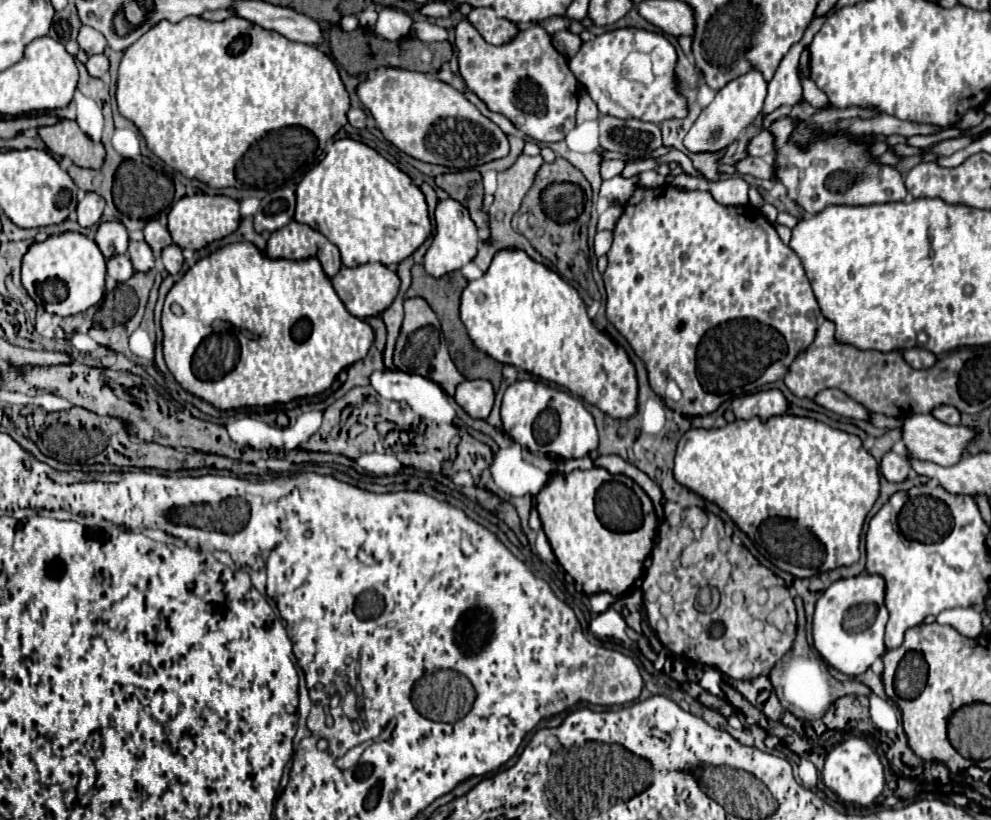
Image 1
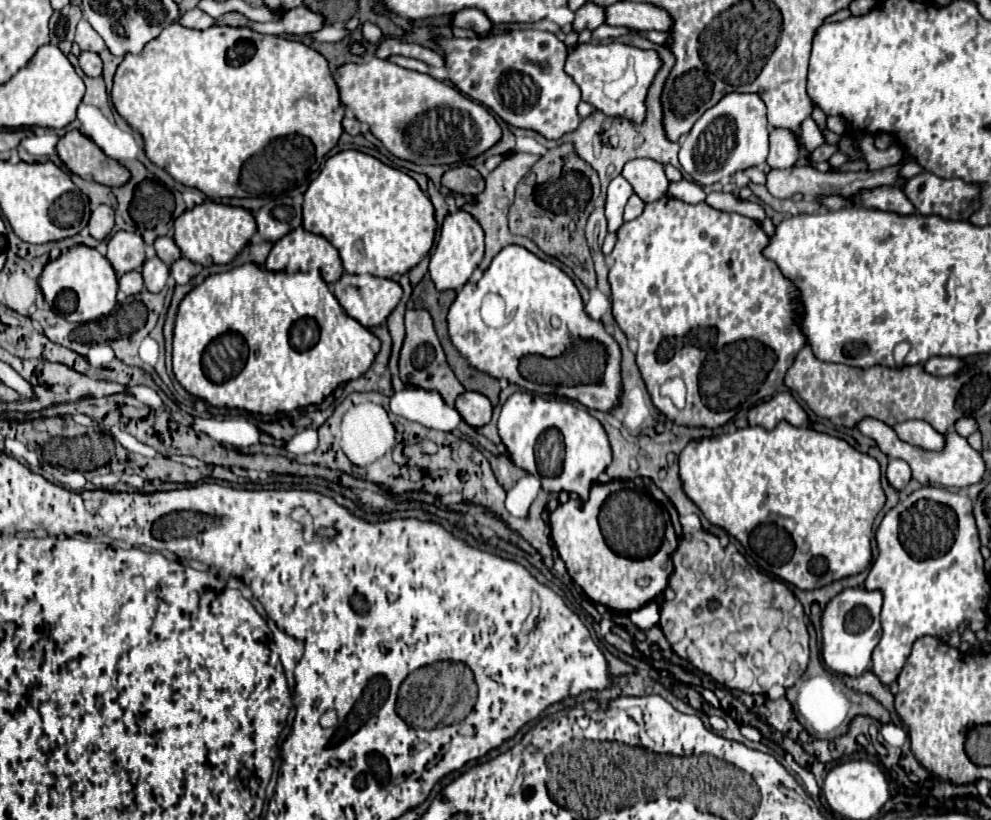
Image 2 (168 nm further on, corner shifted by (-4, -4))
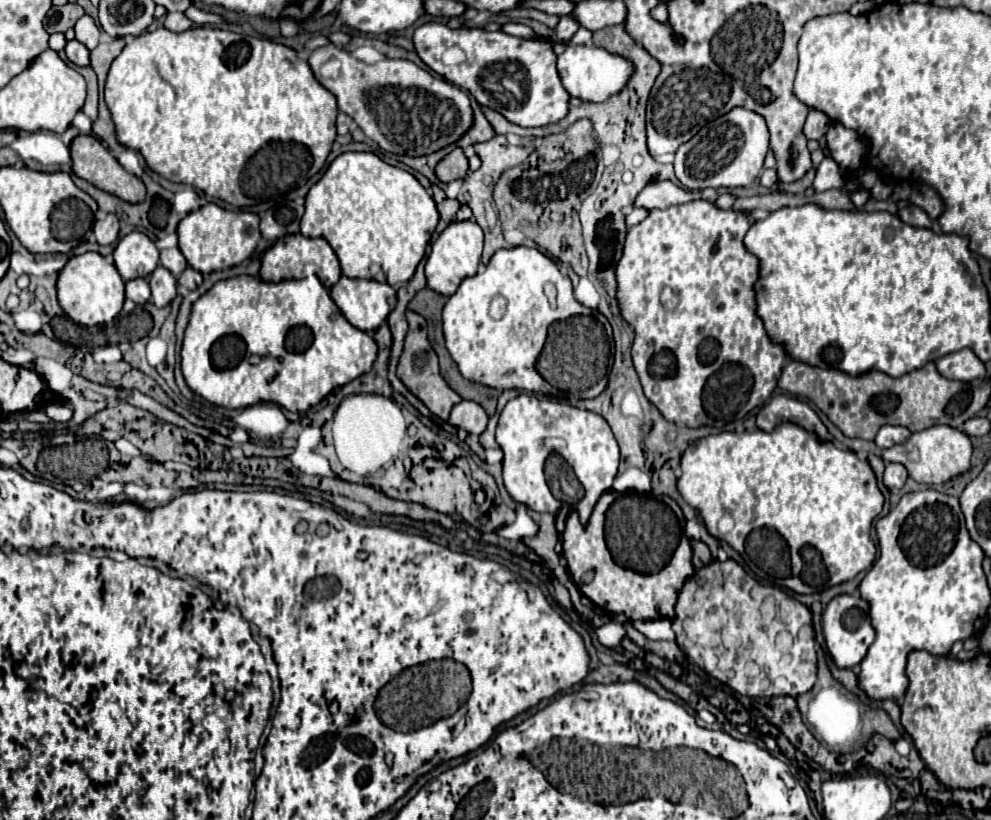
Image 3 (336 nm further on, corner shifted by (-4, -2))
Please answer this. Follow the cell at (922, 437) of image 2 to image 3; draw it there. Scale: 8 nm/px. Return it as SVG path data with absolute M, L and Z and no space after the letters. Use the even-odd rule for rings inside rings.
M882 426L878 430L874 442L876 442L878 448L884 450L884 448L890 448L894 444L902 444L904 440L908 440L908 436L910 436L908 428L902 428L902 426Z

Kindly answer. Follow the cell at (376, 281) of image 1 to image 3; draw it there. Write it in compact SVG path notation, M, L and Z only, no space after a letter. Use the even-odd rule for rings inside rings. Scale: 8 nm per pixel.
M342 276L330 290L330 296L346 320L362 332L376 330L396 306L396 290L376 280Z

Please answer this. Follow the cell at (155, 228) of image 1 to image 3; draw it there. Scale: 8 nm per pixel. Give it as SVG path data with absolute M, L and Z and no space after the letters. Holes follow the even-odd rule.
M178 248L162 250L162 252L160 252L160 264L162 264L164 268L168 268L174 276L180 276L180 274L186 270L186 266L188 266L186 258L182 256L182 252L180 252Z

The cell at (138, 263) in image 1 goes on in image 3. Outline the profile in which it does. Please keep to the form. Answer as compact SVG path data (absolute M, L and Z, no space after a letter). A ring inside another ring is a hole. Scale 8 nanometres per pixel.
M158 266L156 272L152 272L152 276L148 278L148 284L152 288L152 302L158 308L168 306L174 298L176 298L176 276L172 276L164 266Z

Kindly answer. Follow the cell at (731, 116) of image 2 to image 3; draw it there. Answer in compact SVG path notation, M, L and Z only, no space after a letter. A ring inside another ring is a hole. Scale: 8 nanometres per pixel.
M734 108L732 112L706 124L688 144L682 144L676 152L674 172L680 184L688 190L702 188L744 188L754 184L762 172L762 164L768 152L768 126L762 116L748 112L746 108Z

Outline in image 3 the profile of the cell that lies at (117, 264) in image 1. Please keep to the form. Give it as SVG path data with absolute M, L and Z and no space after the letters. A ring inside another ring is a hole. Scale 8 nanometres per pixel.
M136 278L136 280L130 280L126 284L126 296L136 302L136 304L146 304L150 300L150 286L144 278Z

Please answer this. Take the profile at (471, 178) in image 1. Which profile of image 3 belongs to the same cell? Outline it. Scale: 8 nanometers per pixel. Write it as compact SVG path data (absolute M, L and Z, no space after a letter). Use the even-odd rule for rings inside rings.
M454 148L450 154L446 154L434 168L434 174L440 182L452 182L454 178L466 176L468 172L468 160L460 148Z

